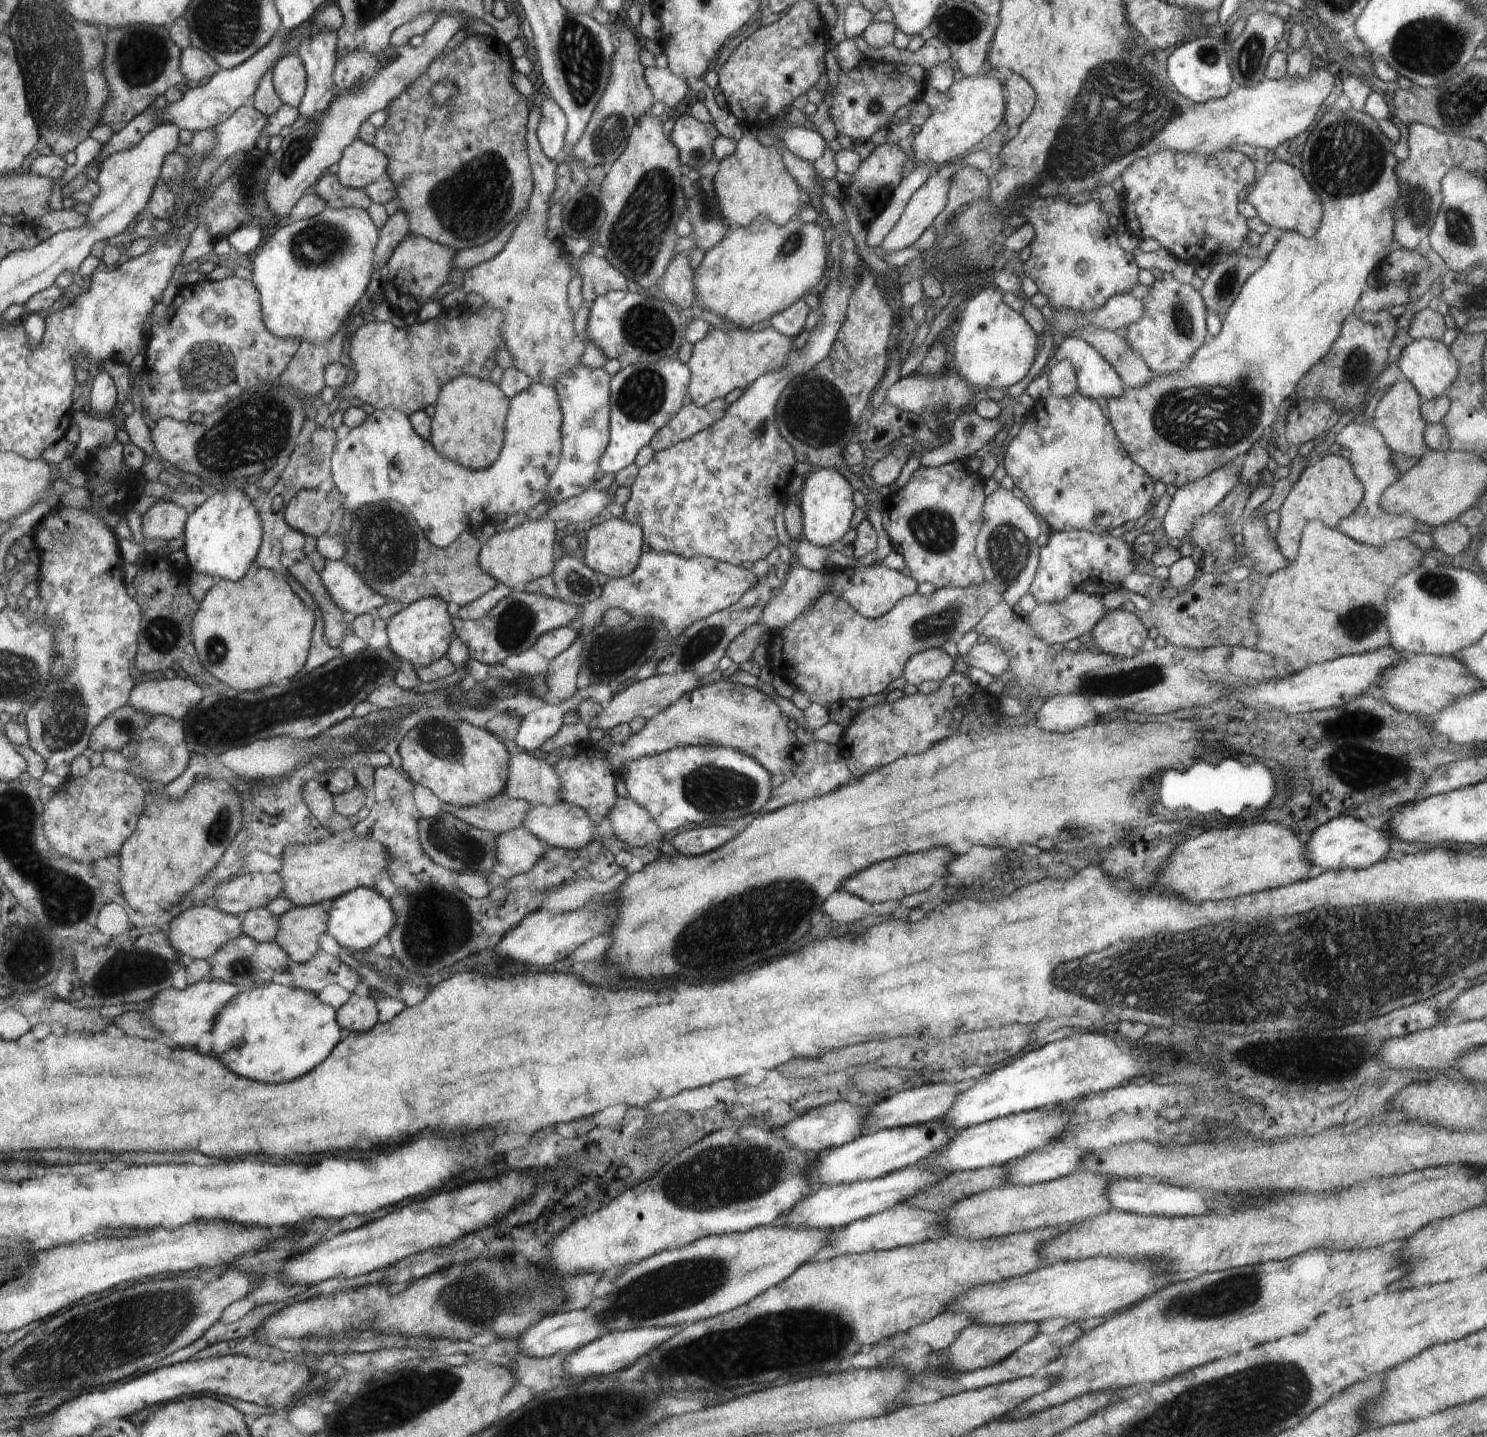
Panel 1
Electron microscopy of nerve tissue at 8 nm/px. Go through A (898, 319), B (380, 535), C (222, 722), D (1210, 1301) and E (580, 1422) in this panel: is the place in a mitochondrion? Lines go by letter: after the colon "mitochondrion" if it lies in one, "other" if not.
A: other
B: mitochondrion
C: mitochondrion
D: mitochondrion
E: mitochondrion

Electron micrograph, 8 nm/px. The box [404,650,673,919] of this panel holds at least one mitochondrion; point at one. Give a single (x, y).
(462, 848)

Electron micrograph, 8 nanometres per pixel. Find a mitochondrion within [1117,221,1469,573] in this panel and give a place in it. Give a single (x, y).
(1213, 417)

